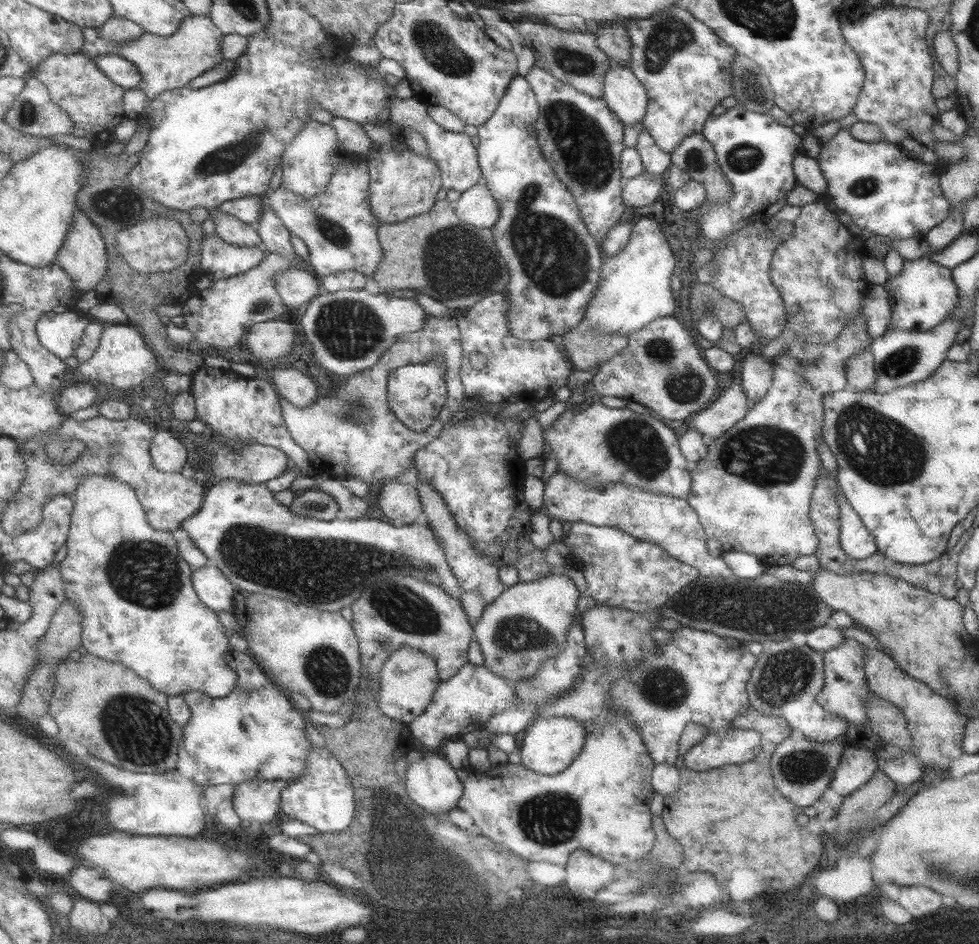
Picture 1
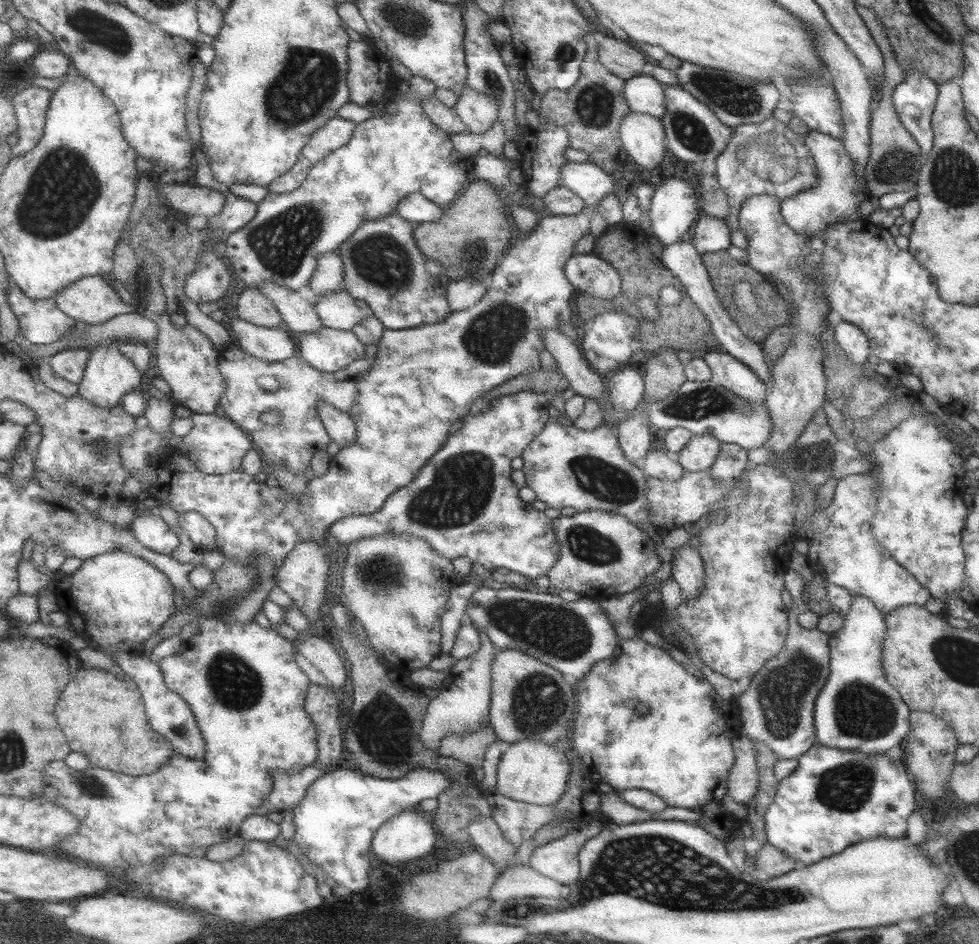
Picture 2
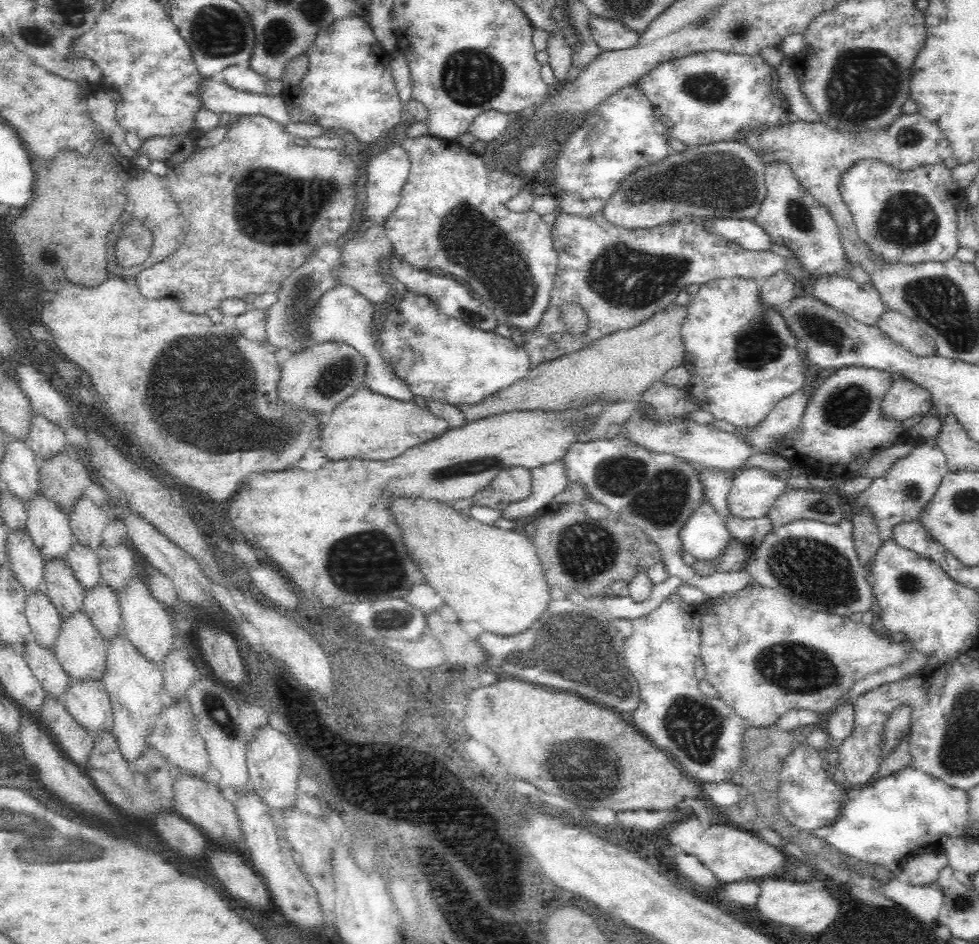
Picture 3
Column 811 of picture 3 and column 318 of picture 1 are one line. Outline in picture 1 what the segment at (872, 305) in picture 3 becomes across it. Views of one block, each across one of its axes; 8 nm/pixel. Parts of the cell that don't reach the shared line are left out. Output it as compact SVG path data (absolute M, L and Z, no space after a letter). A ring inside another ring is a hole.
M291 266L283 272L277 272L275 288L283 296L287 308L299 310L299 306L307 302L311 304L317 294L321 294L321 280L311 268L299 270L297 266Z

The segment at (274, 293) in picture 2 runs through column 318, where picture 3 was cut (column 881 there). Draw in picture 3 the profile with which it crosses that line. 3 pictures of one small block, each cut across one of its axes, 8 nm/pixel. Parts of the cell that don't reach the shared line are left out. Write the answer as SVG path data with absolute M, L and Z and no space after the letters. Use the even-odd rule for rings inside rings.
M884 306L880 310L874 326L878 326L892 342L910 350L916 356L934 354L934 342L926 338L926 334L914 320L910 320L906 314L898 312L892 306Z

